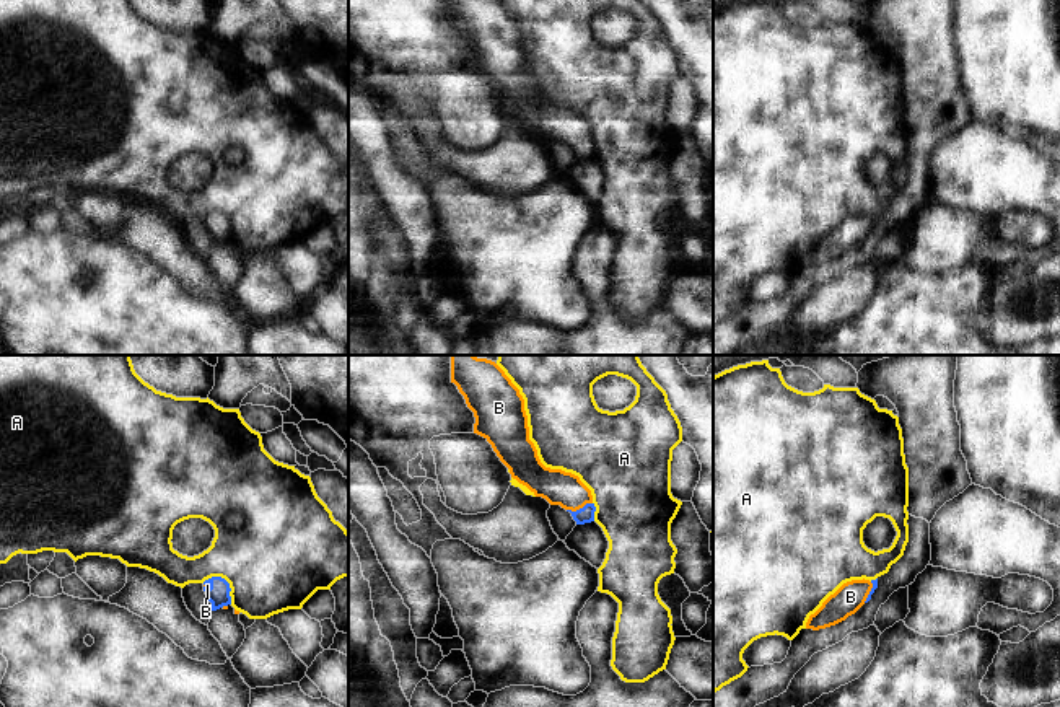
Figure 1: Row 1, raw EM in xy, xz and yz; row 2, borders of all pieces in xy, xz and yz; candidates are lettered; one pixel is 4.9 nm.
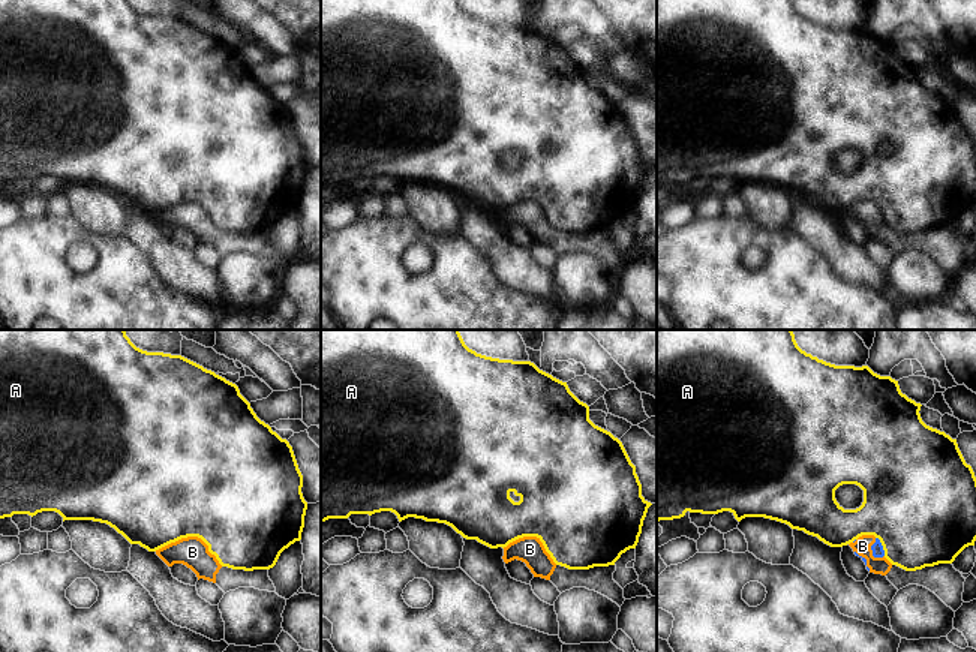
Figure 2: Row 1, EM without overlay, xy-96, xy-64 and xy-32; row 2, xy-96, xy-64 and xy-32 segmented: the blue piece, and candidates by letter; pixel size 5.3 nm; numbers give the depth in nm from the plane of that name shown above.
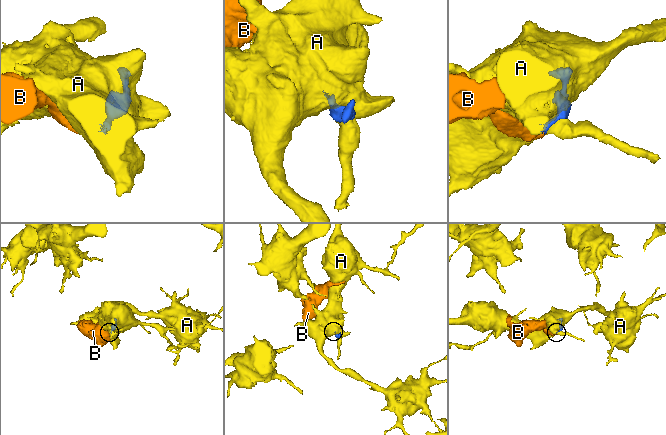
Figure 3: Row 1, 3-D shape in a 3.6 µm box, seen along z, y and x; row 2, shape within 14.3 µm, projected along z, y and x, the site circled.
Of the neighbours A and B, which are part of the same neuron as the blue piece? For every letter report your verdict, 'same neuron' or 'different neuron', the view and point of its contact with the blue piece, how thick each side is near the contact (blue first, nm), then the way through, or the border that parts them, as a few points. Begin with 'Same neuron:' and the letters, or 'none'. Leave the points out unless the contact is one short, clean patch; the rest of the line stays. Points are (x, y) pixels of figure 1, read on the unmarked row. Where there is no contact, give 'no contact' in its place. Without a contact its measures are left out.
Same neuron: B
A: different neuron; contact xy (225, 215); calibres 110 and 500 nm
B: same neuron; contact xz (580, 144); calibres 80 and 170 nm; way xz (586, 149), (580, 144), (559, 122)

